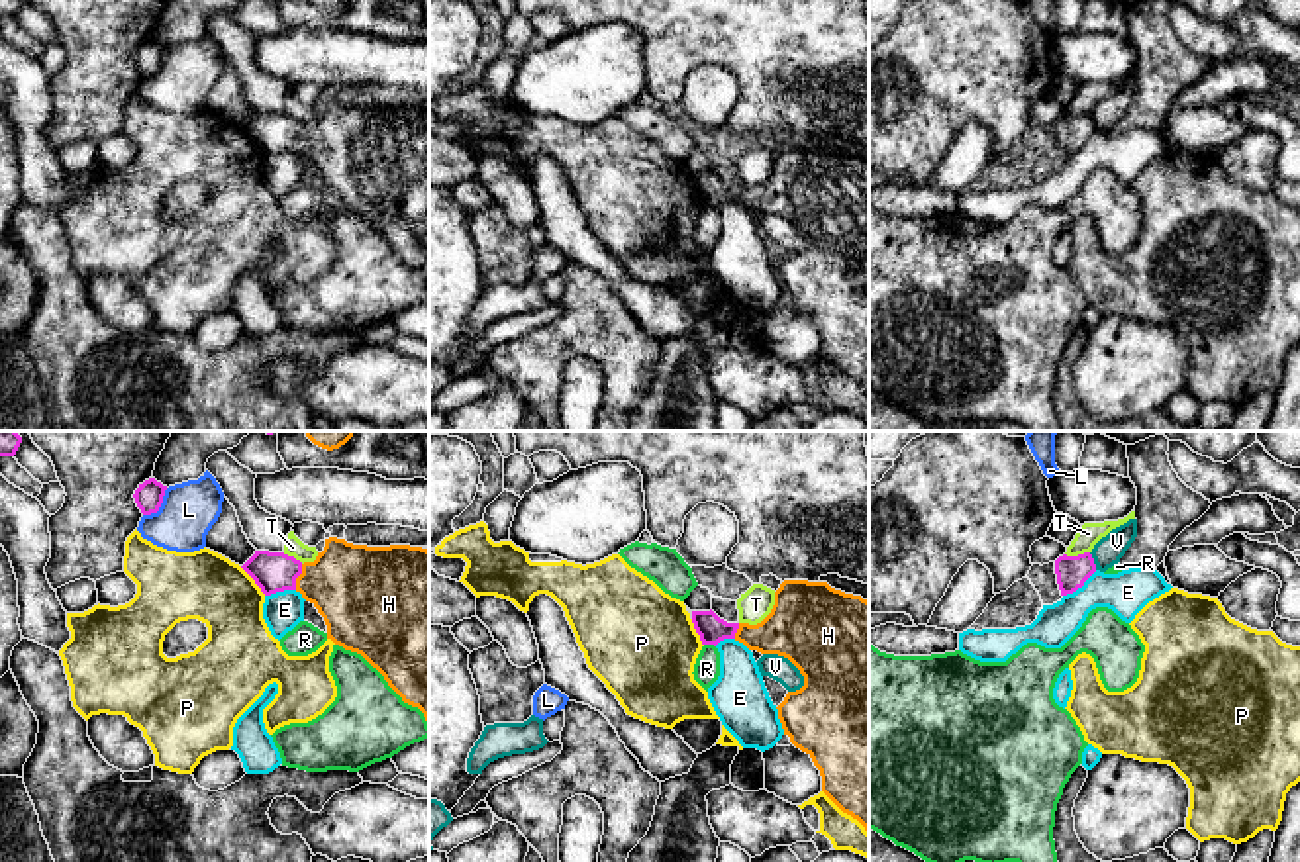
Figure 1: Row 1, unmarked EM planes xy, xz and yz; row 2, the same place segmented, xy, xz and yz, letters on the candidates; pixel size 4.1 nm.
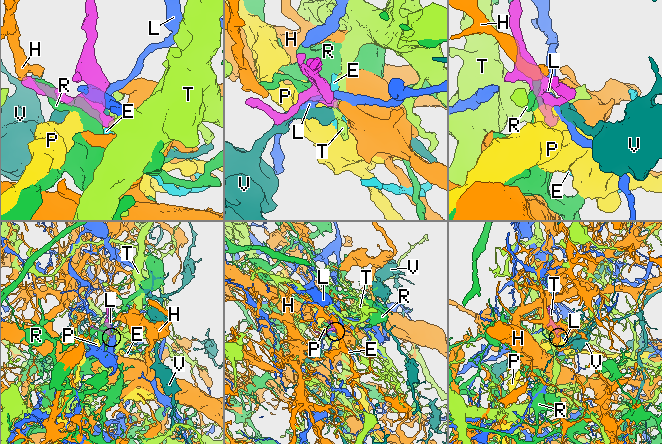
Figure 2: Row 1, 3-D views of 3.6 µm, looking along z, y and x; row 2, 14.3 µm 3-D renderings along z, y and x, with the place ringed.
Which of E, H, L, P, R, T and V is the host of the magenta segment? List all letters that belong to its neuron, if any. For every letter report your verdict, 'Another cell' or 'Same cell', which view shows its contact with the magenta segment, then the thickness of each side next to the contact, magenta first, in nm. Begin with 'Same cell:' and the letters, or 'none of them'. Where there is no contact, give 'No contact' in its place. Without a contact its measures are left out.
Same cell: H
E: Another cell. Touches magenta in yz. Thickness 130 nm (magenta) against 180 nm
H: Same cell. Touches magenta in xy. Thickness 160 nm (magenta) against 360 nm
L: Another cell. Touches magenta in xy. Thickness 110 nm (magenta) against 240 nm
P: Another cell. Touches magenta in xy. Thickness 160 nm (magenta) against 280 nm
R: Another cell. Touches magenta in xz. Thickness 120 nm (magenta) against 110 nm
T: Another cell. Touches magenta in yz. Thickness 130 nm (magenta) against 90 nm
V: Another cell. Touches magenta in yz. Thickness 130 nm (magenta) against 120 nm

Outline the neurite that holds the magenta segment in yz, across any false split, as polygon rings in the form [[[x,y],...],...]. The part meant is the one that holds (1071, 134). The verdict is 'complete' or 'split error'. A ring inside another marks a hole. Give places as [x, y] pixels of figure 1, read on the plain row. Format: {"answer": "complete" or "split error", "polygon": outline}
{"answer": "complete", "polygon": [[[1090,114],[1078,118],[1059,118],[1055,121],[1055,135],[1061,157],[1073,155],[1084,147],[1084,143],[1096,133],[1096,125]]]}

